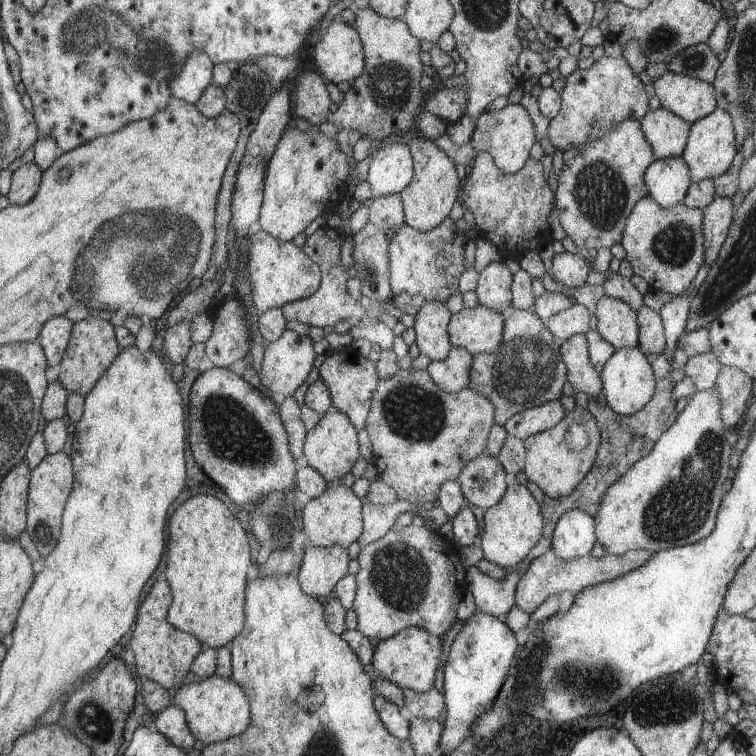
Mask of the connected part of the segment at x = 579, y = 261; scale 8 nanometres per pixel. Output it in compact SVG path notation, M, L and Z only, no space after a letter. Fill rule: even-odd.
M564 251L553 257L552 276L556 282L562 282L570 290L584 286L586 276L590 272L587 260L580 257L579 253L569 253Z

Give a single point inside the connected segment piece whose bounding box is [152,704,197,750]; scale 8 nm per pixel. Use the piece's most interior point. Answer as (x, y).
(171, 722)

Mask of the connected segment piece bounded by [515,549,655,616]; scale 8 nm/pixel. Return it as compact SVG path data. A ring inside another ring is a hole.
M552 549L539 557L533 559L522 575L522 578L518 581L515 590L515 605L521 608L532 616L532 612L548 598L548 596L560 596L563 592L571 592L574 596L580 592L590 588L590 586L596 586L620 578L640 566L644 566L648 560L652 560L655 552L648 550L629 550L628 552L621 554L621 556L607 553L602 558L594 558L591 553L586 554L582 558L571 558L570 560L564 560L560 556L556 556Z

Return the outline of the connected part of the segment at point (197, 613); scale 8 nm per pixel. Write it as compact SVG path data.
M192 496L176 506L169 520L169 549L162 577L174 586L174 610L170 622L188 634L194 634L208 648L220 648L232 642L245 628L244 596L246 572L252 564L250 540L238 518L210 496Z

